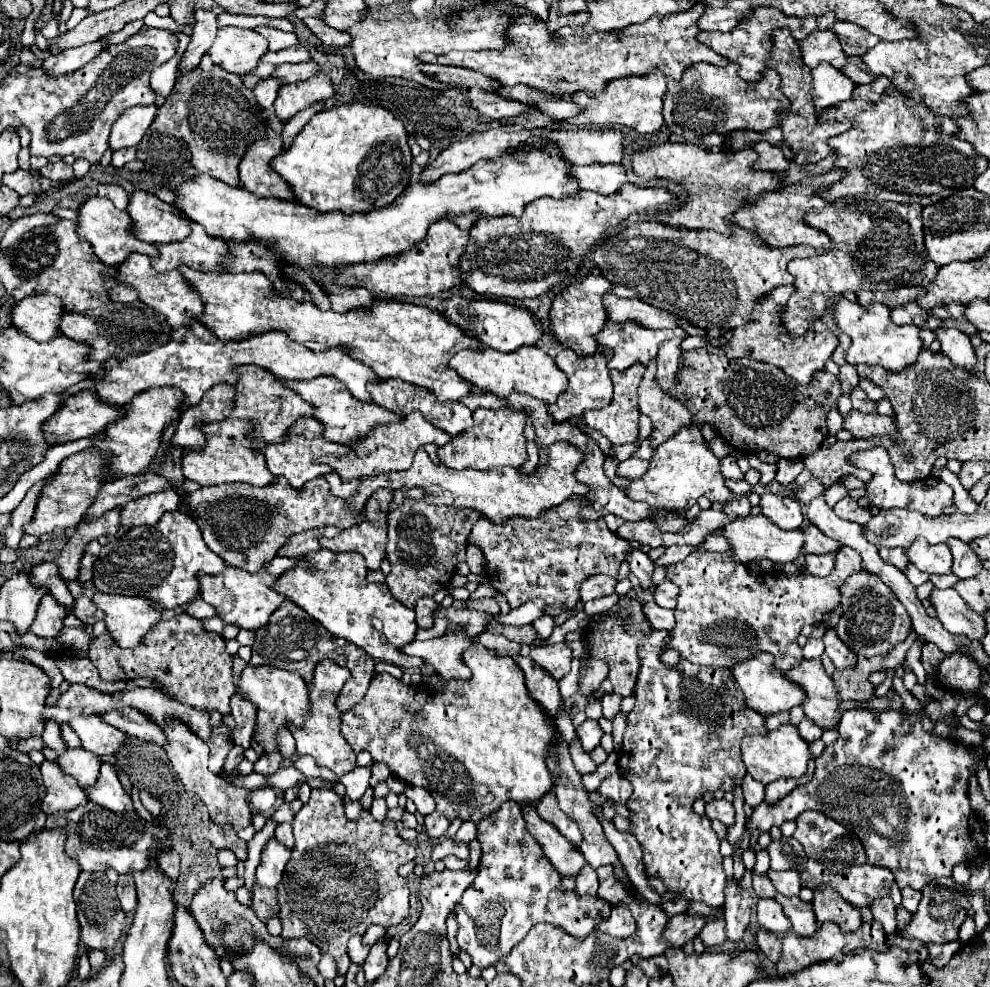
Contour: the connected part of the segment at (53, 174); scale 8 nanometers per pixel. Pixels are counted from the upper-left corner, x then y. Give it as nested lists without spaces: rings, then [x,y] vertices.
[[[64,161],[48,163],[46,167],[40,169],[40,175],[42,175],[42,177],[48,177],[52,183],[64,183],[64,181],[70,181],[70,179],[74,177],[72,167],[66,165]]]

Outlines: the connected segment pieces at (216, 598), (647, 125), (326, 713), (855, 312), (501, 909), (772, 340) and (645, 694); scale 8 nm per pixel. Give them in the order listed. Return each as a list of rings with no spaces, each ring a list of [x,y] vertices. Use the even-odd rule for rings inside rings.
[[[274,557],[268,561],[268,565],[262,565],[258,573],[248,573],[238,567],[226,567],[220,575],[204,575],[200,573],[200,597],[214,605],[218,615],[224,619],[224,623],[234,623],[242,629],[256,629],[264,623],[268,623],[270,615],[286,601],[284,595],[276,593],[272,585],[280,579],[282,573],[296,567],[298,559],[288,557]]]
[[[656,69],[650,75],[640,75],[640,77],[624,77],[624,79],[612,79],[608,87],[598,93],[596,97],[586,97],[586,95],[574,95],[572,101],[580,103],[584,109],[568,119],[568,123],[576,127],[596,127],[596,129],[612,129],[616,125],[634,129],[638,133],[654,133],[664,125],[662,119],[662,97],[668,93],[666,85],[666,75]]]
[[[320,661],[320,665],[316,665],[316,671],[314,671],[314,681],[308,687],[308,691],[310,691],[310,717],[306,719],[306,723],[302,727],[296,727],[296,729],[290,723],[290,731],[296,739],[298,753],[312,755],[320,767],[332,769],[338,777],[356,767],[356,753],[352,751],[348,741],[344,741],[344,735],[340,733],[342,711],[336,707],[336,699],[344,687],[344,683],[350,679],[350,675],[352,675],[350,669],[344,669],[342,665],[338,665],[334,661]]]
[[[840,299],[836,303],[836,323],[844,333],[852,337],[852,345],[848,349],[846,361],[852,365],[870,363],[882,365],[888,371],[900,371],[908,365],[916,363],[916,357],[924,349],[920,339],[920,329],[916,325],[896,325],[890,319],[890,309],[886,305],[858,305],[848,299]]]
[[[506,801],[492,817],[480,821],[478,841],[482,845],[478,875],[456,905],[458,945],[472,957],[476,967],[486,969],[508,955],[540,921],[584,939],[608,917],[612,907],[608,901],[600,897],[578,899],[574,891],[562,887],[560,873],[544,855],[542,845],[528,833],[520,803]]]
[[[784,285],[784,287],[768,293],[768,297],[764,297],[754,307],[752,321],[748,325],[724,333],[724,337],[728,339],[728,343],[724,345],[724,351],[730,359],[750,357],[756,361],[772,363],[772,365],[784,369],[798,383],[808,385],[808,381],[812,381],[814,373],[822,371],[824,363],[832,357],[832,353],[838,345],[838,337],[826,325],[822,325],[822,321],[812,323],[812,327],[810,327],[812,335],[802,335],[802,337],[790,335],[782,325],[782,313],[784,313],[784,305],[788,305],[788,299],[792,293],[794,293],[794,287],[790,287],[790,285]]]
[[[652,631],[650,637],[640,641],[640,675],[634,689],[636,705],[628,713],[628,727],[618,759],[620,773],[634,787],[626,807],[634,811],[632,833],[642,845],[646,873],[660,877],[674,899],[694,899],[710,907],[722,907],[728,877],[722,869],[722,855],[718,851],[720,841],[712,827],[702,823],[702,817],[694,813],[692,803],[706,791],[734,791],[734,787],[740,785],[746,775],[744,761],[740,757],[740,741],[744,737],[768,733],[766,717],[744,705],[744,693],[736,689],[736,681],[732,681],[732,673],[728,673],[728,669],[700,667],[684,659],[672,667],[666,665],[662,661],[662,653],[666,651],[668,637],[668,631]]]

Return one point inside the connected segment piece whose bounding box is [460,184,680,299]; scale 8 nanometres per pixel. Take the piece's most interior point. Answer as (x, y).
(527, 256)

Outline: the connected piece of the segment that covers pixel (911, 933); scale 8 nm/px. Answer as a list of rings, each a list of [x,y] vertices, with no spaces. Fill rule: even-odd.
[[[938,877],[936,881],[928,883],[922,889],[922,901],[912,915],[910,925],[902,931],[906,939],[920,939],[922,943],[946,943],[946,941],[956,941],[958,939],[958,927],[962,921],[968,917],[970,909],[970,893],[966,885],[958,885],[952,877]]]

